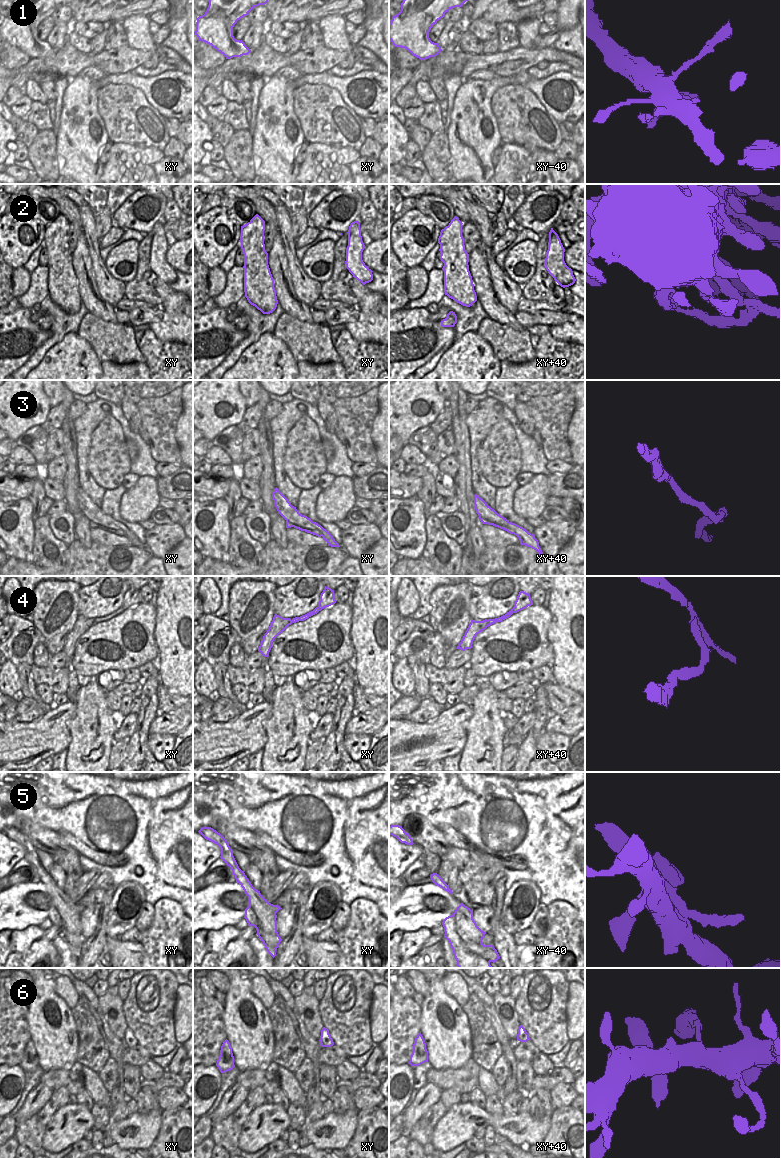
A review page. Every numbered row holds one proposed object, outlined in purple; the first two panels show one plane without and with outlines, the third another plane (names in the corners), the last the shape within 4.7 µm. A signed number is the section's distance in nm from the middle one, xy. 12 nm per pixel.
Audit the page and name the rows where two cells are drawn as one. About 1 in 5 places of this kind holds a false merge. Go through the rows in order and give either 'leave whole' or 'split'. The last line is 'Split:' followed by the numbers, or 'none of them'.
1: leave whole
2: leave whole
3: leave whole
4: split
5: leave whole
6: leave whole
Split: 4

